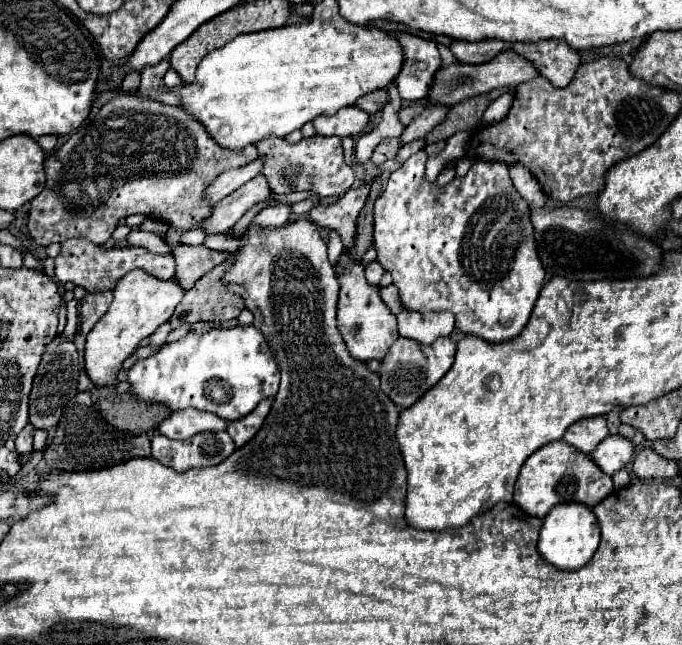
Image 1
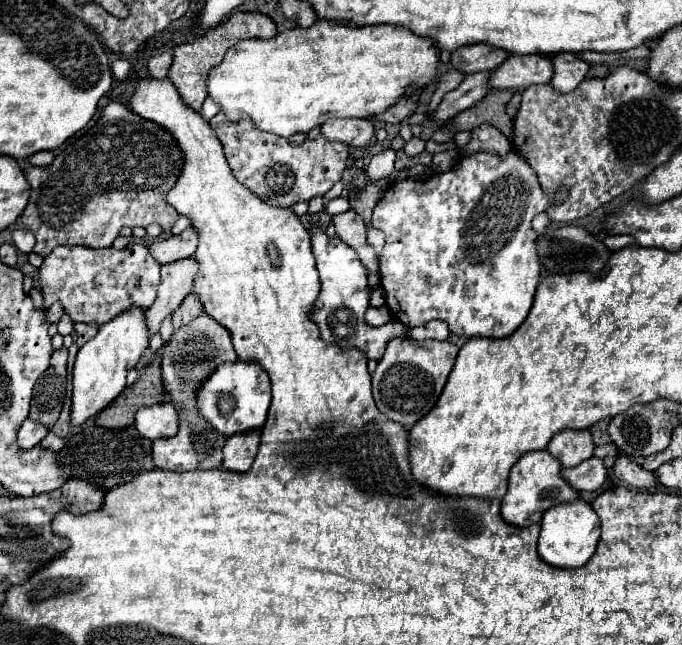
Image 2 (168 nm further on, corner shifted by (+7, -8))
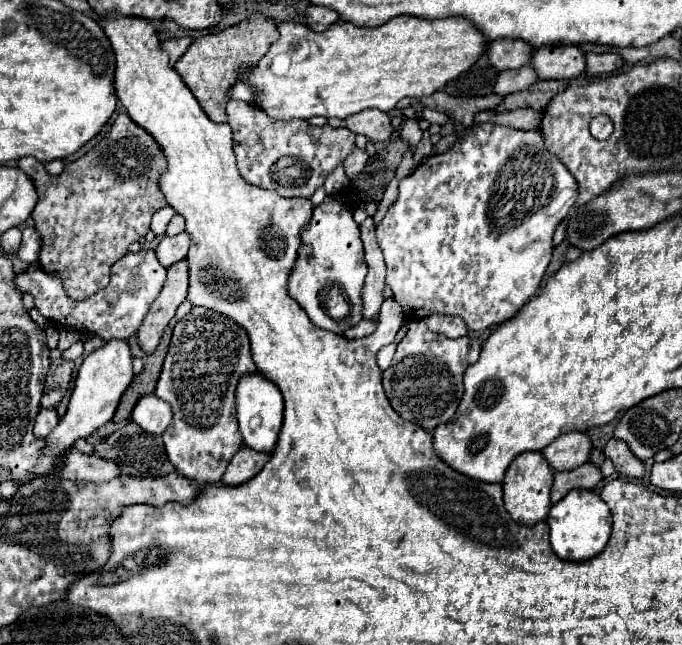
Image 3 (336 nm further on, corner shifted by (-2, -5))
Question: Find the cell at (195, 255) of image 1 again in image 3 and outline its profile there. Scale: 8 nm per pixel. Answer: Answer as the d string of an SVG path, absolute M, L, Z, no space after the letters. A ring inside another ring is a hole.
M178 261L176 265L168 267L166 283L136 331L138 345L146 355L156 351L156 345L164 329L168 327L170 319L176 315L176 309L186 299L186 295L188 295L188 263Z

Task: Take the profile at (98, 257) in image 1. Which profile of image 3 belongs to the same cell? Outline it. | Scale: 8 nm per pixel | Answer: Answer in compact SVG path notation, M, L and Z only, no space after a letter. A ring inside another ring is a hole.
M140 249L138 253L128 253L122 259L118 259L112 265L112 275L110 275L108 287L84 301L72 301L64 293L60 279L46 275L36 265L30 265L26 271L16 275L14 287L20 293L30 293L34 297L36 309L48 321L54 321L60 327L68 327L68 329L76 329L76 331L90 331L104 341L112 341L118 337L126 339L136 333L136 327L140 327L140 321L148 313L152 301L158 297L158 293L164 285L164 279L166 279L166 269L158 263L154 251Z

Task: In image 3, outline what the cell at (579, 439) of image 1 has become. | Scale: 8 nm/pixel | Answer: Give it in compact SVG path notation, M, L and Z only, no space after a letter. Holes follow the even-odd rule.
M576 431L576 433L566 433L564 437L552 441L552 445L548 445L542 451L542 455L554 471L572 471L588 461L590 449L592 443L588 435Z

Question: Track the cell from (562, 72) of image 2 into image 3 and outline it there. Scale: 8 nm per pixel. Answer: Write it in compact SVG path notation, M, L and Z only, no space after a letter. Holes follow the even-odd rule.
M588 53L586 57L588 57L586 73L590 73L590 75L606 75L606 73L612 73L624 65L624 59L618 53L602 53L602 55Z

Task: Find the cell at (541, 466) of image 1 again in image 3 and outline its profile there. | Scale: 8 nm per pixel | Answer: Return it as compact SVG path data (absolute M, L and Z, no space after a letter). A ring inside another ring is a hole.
M526 451L520 453L512 463L510 469L504 475L502 489L504 489L504 505L510 517L520 525L534 525L548 517L550 511L550 487L552 487L552 469L548 469L548 463L544 461L542 453L538 451Z

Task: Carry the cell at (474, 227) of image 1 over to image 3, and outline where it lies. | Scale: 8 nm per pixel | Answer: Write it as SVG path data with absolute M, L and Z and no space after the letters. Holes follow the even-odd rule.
M474 123L470 131L460 137L454 147L442 155L432 155L424 163L420 163L412 175L404 177L398 187L398 199L388 209L384 221L378 225L376 235L380 249L384 253L386 261L386 285L392 287L394 299L400 303L408 319L424 319L428 315L440 313L440 315L458 315L464 317L470 331L484 331L492 325L500 325L508 321L514 313L520 311L524 303L530 301L530 297L538 291L538 285L542 281L542 275L550 263L552 257L552 235L556 227L566 219L570 207L576 203L578 197L578 185L576 179L568 173L566 165L560 163L560 159L552 157L552 153L544 147L544 137L540 131L522 131L492 123Z

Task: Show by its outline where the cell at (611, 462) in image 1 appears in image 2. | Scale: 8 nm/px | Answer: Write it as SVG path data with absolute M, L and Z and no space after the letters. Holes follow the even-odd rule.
M593 456L585 462L581 462L579 466L573 468L565 468L563 470L563 478L577 490L599 490L603 486L603 482L607 480L607 468L603 464L601 458Z

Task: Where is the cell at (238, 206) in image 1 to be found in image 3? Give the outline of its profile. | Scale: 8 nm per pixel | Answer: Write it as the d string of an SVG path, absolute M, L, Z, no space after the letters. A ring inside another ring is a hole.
M180 233L180 235L174 235L174 237L162 237L158 247L156 247L156 257L160 261L162 267L170 267L178 261L182 261L188 253L188 233Z

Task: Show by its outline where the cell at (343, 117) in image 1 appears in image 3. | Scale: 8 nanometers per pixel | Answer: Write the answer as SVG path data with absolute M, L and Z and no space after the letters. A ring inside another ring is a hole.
M368 109L368 111L348 117L346 127L352 133L364 135L368 141L386 141L392 135L390 117L388 117L388 113L384 113L380 109Z

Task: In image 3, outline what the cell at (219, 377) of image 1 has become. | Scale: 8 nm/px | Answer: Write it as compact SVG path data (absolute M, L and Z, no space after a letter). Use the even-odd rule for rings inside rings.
M262 375L242 377L236 389L236 407L238 407L238 425L244 437L246 447L258 453L272 453L278 441L278 433L284 419L284 401L280 389Z

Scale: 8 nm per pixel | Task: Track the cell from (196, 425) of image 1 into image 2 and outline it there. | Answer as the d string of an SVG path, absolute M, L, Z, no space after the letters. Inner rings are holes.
M171 402L159 404L155 408L143 408L135 416L135 428L147 440L171 438L179 430L179 416Z

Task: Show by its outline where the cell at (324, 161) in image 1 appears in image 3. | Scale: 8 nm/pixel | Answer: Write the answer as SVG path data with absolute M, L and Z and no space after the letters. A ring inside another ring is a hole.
M234 99L226 111L228 125L234 131L234 153L242 177L250 185L272 189L282 197L310 197L354 147L356 135L350 129L334 129L330 125L314 127L304 119L274 121L262 109Z

